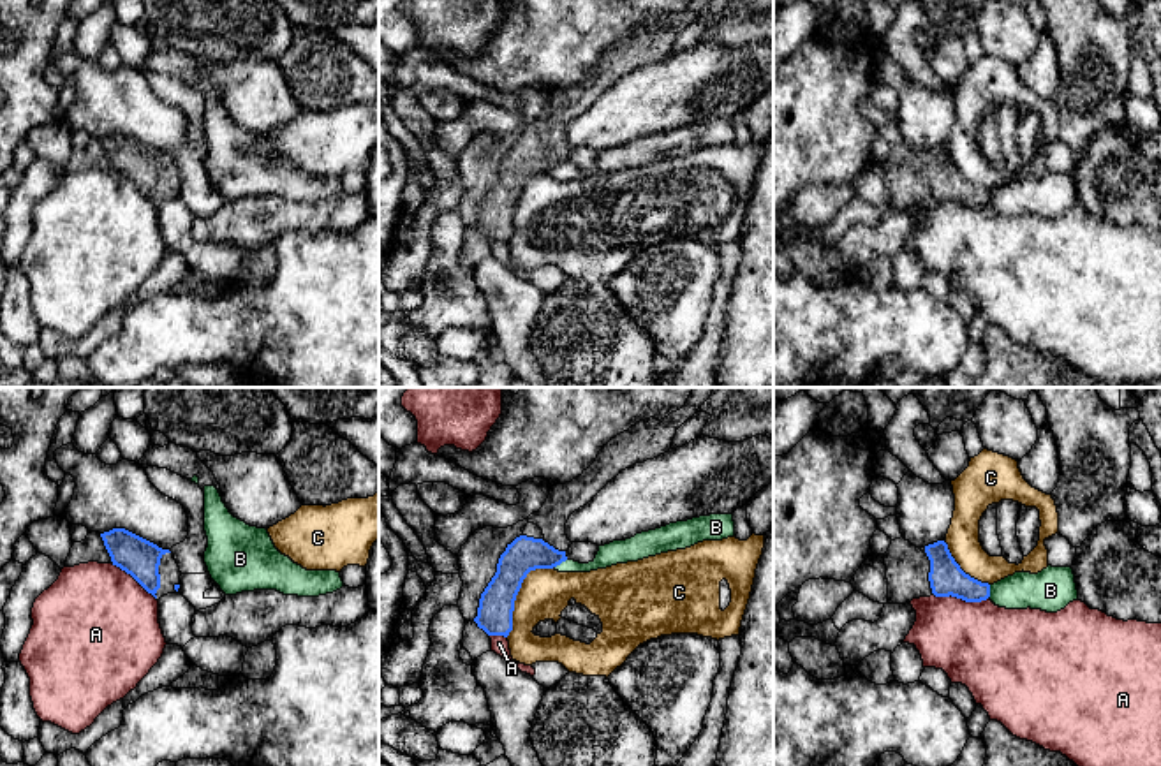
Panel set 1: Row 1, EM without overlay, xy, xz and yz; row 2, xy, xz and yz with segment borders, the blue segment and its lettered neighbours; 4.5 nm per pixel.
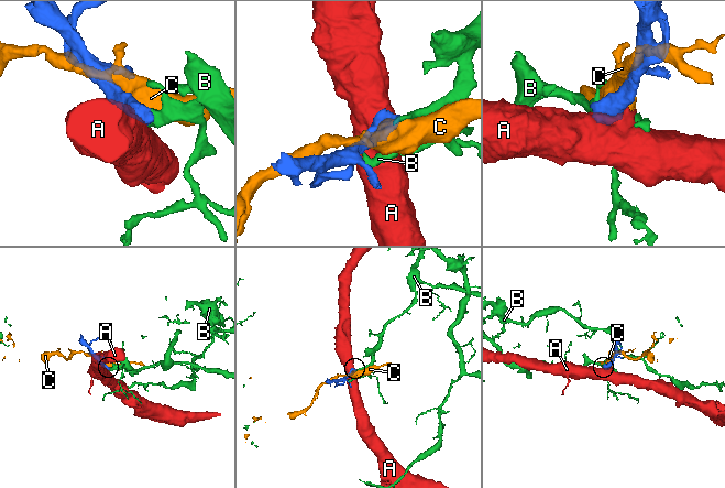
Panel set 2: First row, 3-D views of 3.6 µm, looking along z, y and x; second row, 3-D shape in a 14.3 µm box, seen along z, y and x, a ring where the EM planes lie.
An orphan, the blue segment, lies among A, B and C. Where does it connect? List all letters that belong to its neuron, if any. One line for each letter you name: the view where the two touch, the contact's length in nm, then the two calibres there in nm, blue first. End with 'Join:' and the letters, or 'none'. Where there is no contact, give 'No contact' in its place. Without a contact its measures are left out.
Join: none

